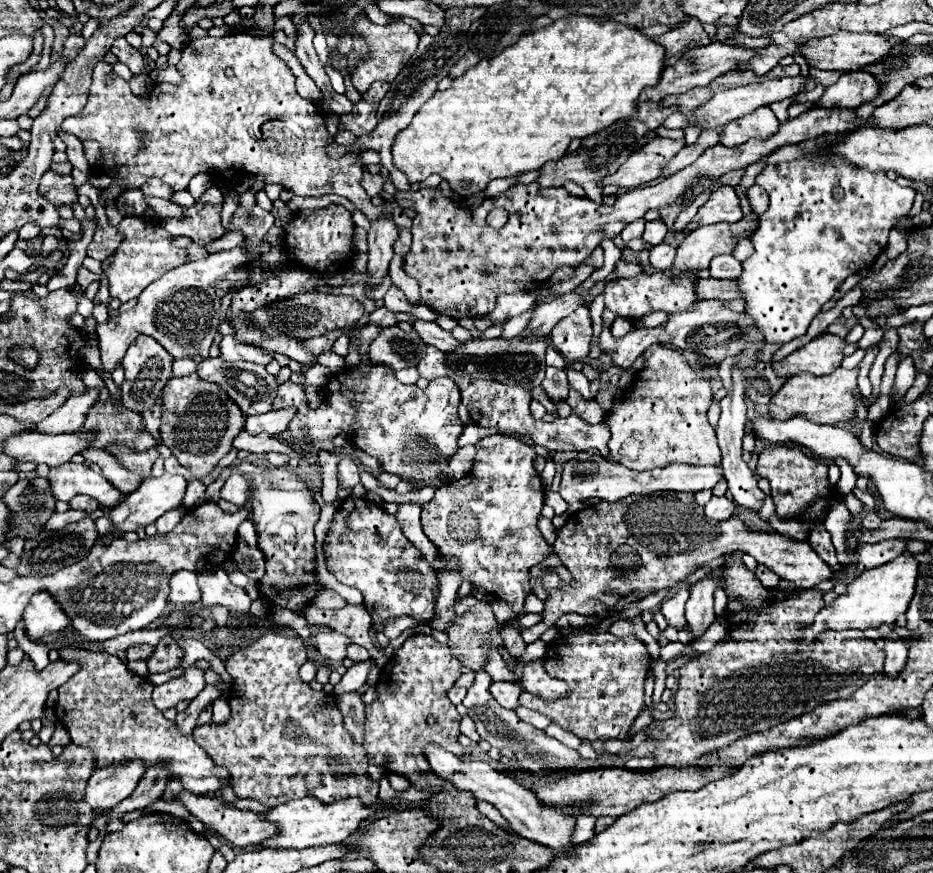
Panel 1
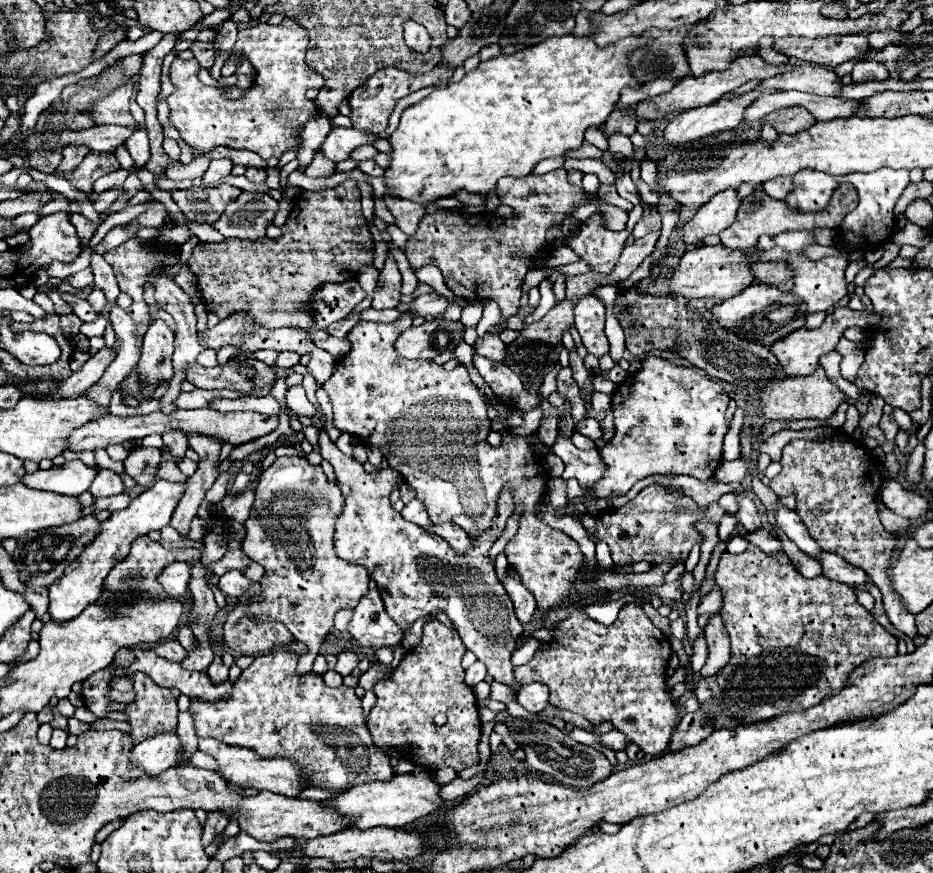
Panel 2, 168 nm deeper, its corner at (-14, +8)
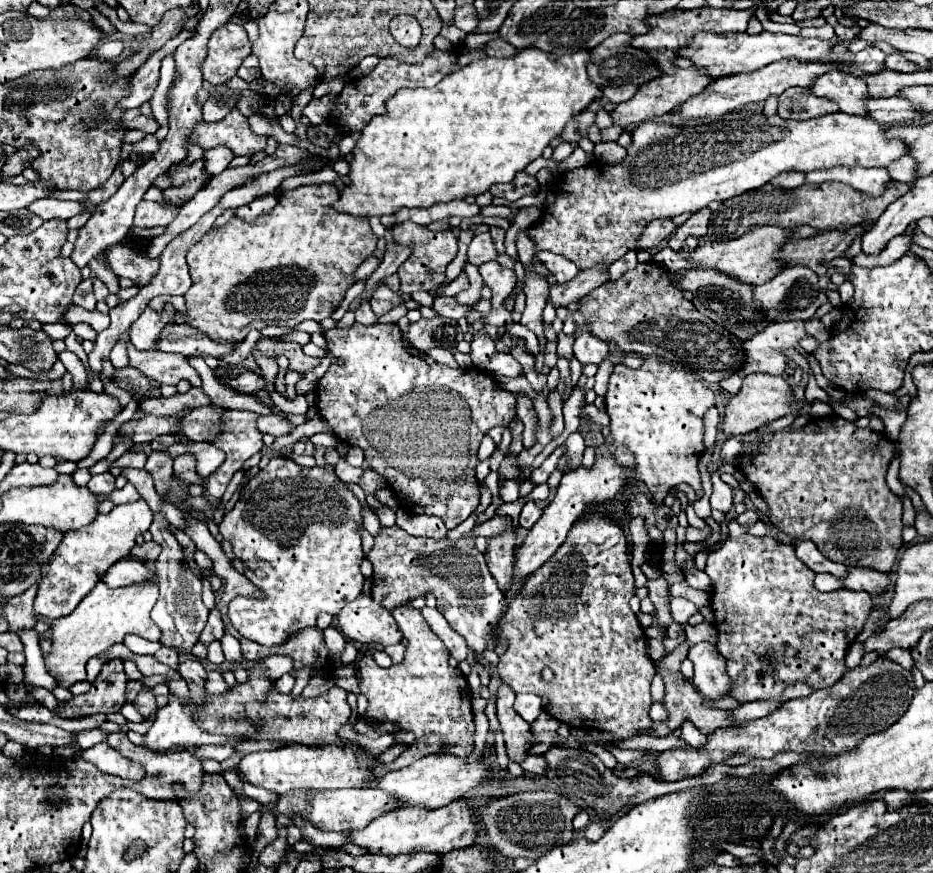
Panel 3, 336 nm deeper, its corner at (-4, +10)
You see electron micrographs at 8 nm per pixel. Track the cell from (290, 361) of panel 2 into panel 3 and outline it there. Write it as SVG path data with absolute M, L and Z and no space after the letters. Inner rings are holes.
M289 344L287 348L287 358L289 358L289 368L295 370L295 372L307 372L307 370L313 370L317 364L319 364L319 358L309 358L303 354L301 346L297 344Z

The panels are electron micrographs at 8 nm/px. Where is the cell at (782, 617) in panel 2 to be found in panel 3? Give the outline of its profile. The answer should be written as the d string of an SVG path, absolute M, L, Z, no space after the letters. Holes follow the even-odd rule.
M747 532L739 538L729 536L719 550L709 552L705 574L713 582L709 606L713 608L715 626L719 632L717 648L727 660L727 674L731 678L727 696L739 700L741 704L755 700L779 700L785 688L795 682L803 682L811 690L827 688L837 682L845 674L845 654L851 640L857 640L873 612L873 600L867 592L845 588L819 592L813 586L813 570L809 570L809 566L795 556L793 546L777 542L769 536L755 538Z

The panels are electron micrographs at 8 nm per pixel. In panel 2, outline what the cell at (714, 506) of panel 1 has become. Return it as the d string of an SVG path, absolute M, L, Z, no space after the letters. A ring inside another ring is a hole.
M737 494L739 500L739 512L737 512L737 520L743 524L743 528L747 532L755 532L761 528L761 518L759 518L759 510L757 506L745 496L745 494Z

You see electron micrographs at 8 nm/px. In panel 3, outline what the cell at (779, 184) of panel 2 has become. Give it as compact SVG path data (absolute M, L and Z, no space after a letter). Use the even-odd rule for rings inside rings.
M785 172L785 174L775 176L771 180L771 184L777 188L799 188L803 184L803 180L805 180L805 174L801 174L801 172Z

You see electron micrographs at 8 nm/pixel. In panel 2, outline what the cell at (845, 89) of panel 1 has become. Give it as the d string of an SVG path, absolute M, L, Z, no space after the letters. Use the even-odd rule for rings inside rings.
M861 60L855 64L853 72L853 82L869 82L869 80L887 80L887 68L879 64L877 60Z

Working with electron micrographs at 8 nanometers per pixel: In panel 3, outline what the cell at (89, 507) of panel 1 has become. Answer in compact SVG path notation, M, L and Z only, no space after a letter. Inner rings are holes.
M109 472L95 474L95 476L89 480L87 488L89 488L93 494L107 496L111 490L115 490L115 478L113 478L113 474L109 474Z

